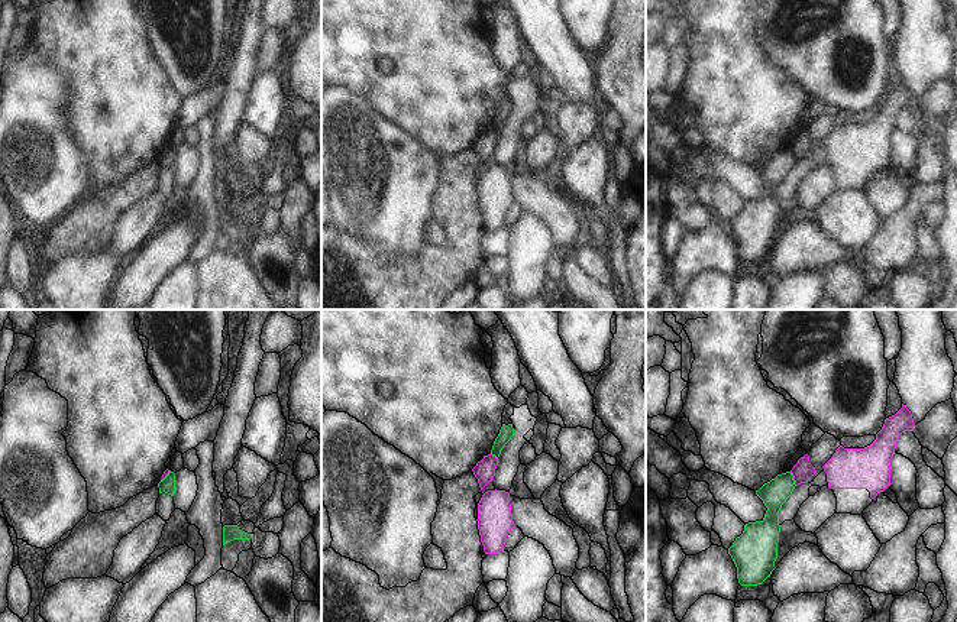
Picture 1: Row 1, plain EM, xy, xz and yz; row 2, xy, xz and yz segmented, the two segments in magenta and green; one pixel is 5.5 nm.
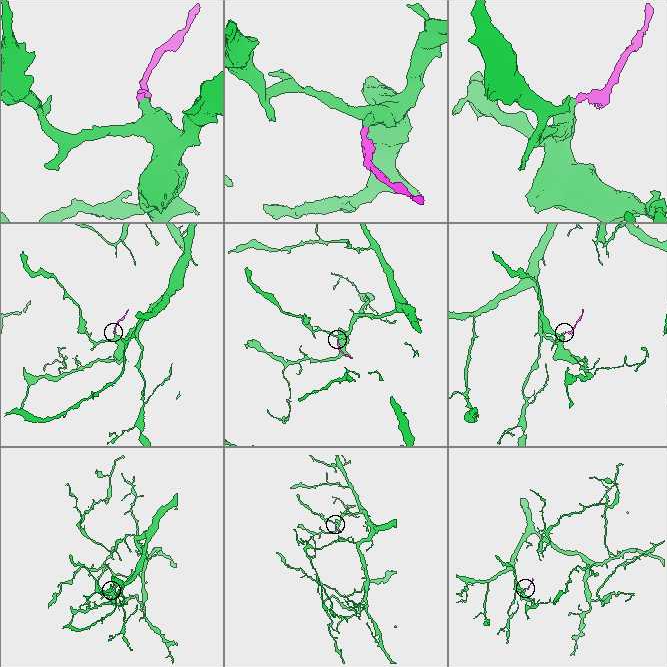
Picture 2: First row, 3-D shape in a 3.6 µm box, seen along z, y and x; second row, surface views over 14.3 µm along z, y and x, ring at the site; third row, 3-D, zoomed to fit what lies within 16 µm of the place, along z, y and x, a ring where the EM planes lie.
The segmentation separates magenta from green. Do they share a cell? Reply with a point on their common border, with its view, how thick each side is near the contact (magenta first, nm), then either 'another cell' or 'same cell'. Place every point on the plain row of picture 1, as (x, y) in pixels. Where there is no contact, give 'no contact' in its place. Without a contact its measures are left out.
meets magenta in yz at (794, 155); 110 nm thick on the magenta side, 150 nm on the other; another cell

